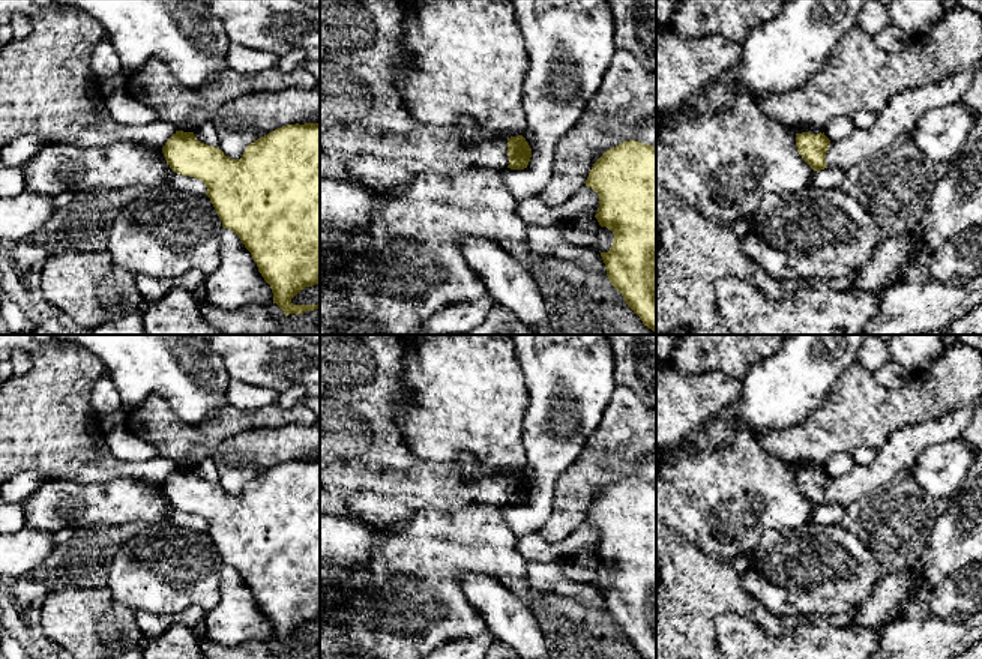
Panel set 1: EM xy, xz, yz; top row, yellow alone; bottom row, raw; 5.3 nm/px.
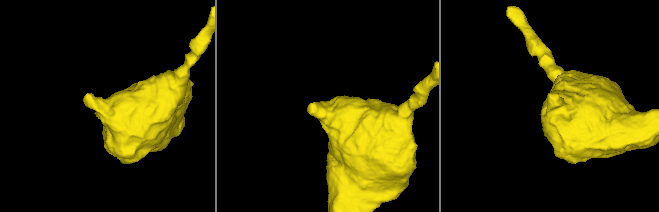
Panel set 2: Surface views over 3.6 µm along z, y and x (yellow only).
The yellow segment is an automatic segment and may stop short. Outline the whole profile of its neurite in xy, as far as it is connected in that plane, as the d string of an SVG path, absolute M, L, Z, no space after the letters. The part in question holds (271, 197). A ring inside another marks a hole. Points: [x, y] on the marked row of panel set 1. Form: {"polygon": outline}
{"polygon": "M320 123L287 125L251 143L240 159L231 159L219 147L197 140L194 132L176 131L162 147L170 168L201 180L222 227L239 236L270 285L273 303L287 315L318 309L318 305L293 305L291 299L305 287L320 282Z"}

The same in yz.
{"polygon": "M802 132L796 134L796 147L803 161L814 170L820 171L827 168L826 153L830 140L823 134Z"}

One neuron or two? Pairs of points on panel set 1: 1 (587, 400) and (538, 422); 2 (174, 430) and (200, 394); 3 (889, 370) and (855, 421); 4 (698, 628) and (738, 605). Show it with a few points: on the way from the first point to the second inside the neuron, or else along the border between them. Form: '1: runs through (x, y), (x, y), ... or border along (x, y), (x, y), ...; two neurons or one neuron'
1: runs through (575, 404), (562, 406), (550, 415); one neuron
2: border along (156, 394), (188, 424), (203, 424), (215, 413); two neurons
3: border along (873, 376), (891, 389), (900, 389), (913, 376); two neurons
4: runs through (706, 617), (718, 605), (727, 605); one neuron

